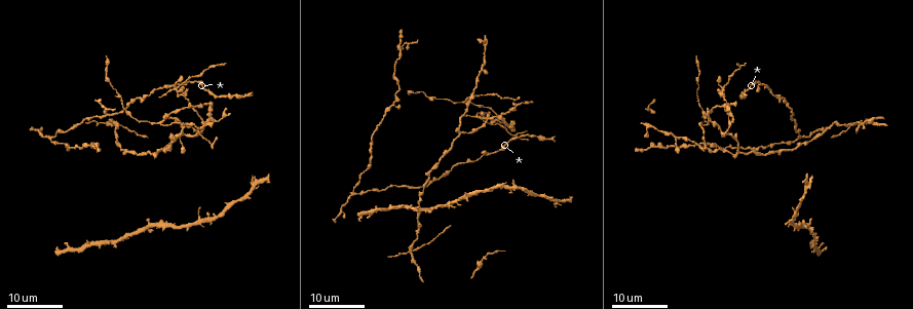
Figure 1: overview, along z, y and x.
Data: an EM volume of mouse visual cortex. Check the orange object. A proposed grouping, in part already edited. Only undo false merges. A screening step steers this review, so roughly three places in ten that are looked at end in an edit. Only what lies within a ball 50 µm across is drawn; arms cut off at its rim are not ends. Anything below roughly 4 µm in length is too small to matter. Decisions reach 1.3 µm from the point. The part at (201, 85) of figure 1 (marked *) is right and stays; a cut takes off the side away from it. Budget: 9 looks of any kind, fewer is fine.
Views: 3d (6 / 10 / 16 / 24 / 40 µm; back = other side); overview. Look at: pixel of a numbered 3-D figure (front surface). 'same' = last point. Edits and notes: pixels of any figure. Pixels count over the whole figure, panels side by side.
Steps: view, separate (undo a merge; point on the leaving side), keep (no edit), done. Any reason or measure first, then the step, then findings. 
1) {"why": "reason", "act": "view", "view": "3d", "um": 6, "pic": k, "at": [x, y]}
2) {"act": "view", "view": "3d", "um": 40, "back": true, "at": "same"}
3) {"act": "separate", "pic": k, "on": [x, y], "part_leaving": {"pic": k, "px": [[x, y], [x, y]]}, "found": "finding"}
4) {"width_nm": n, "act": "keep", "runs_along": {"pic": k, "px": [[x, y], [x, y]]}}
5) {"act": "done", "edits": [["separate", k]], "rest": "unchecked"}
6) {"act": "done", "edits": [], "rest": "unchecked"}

{"why": "four or more arms meet", "act": "view", "view": "3d", "um": 16, "pic": 1, "at": [410, 249]}

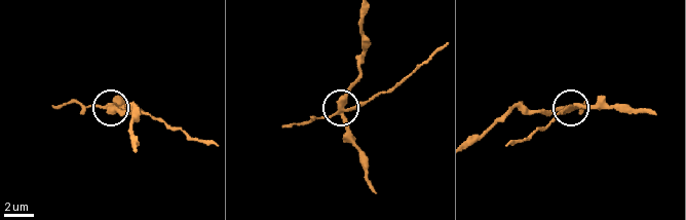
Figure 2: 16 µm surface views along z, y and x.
{"why": "closer look", "act": "view", "view": "3d", "um": 10, "pic": 2, "at": [345, 110]}

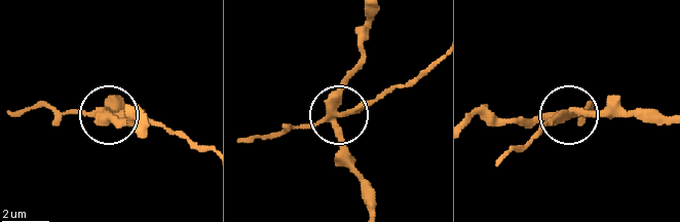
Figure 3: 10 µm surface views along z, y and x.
{"width_nm": 360, "act": "separate", "pic": 3, "on": [61, 116], "part_leaving": {"pic": 3, "px": [[327, 118], [361, 112], [437, 65]]}, "found": "a second cell is stuck on"}

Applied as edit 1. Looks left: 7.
{"why": "four-way junction", "act": "view", "view": "3d", "um": 16, "pic": 1, "at": [737, 152]}

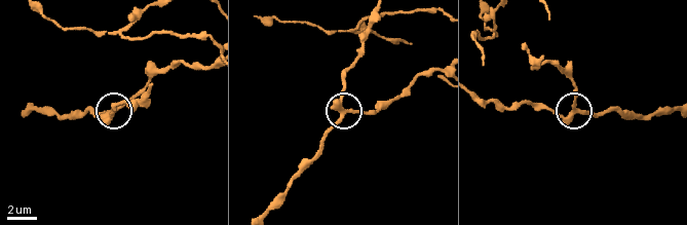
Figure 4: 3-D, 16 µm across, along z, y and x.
{"act": "view", "view": "3d", "um": 10, "pic": 4, "at": [573, 115]}

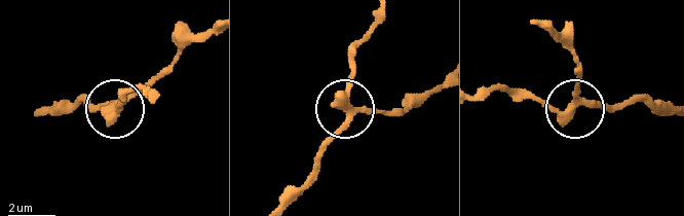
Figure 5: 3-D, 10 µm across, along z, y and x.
{"arms": 4, "act": "keep", "runs_along": {"pic": 5, "px": [[439, 83], [391, 113], [350, 111], [345, 101], [350, 44]]}, "found": "all the same cell"}

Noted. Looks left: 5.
{"why": "side arm on a straight run", "act": "view", "view": "3d", "um": 24, "pic": 1, "at": [49, 140]}

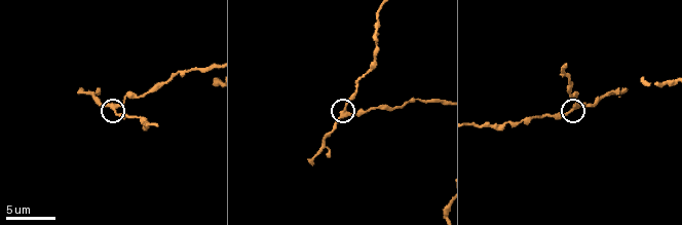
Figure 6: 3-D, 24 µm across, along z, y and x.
{"act": "view", "view": "3d", "um": 10, "pic": 6, "at": [573, 109]}

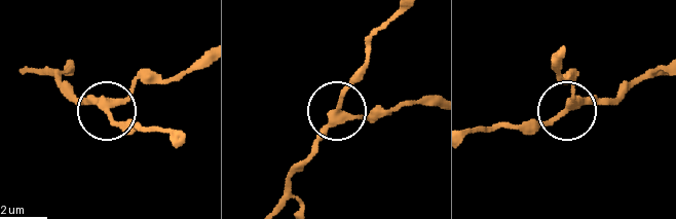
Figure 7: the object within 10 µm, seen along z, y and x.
{"side_arm_um": 7, "act": "keep", "runs_along": {"pic": 7, "px": [[557, 49], [557, 71], [572, 84], [574, 108], [620, 103]]}, "found": "one cell here"}

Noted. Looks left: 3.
{"why": "branch point", "act": "view", "view": "3d", "um": 16, "pic": 1, "at": [160, 123]}

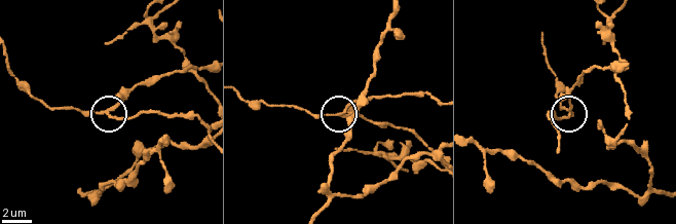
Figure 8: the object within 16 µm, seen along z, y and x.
{"act": "view", "view": "3d", "um": 10, "pic": 8, "at": [568, 116]}

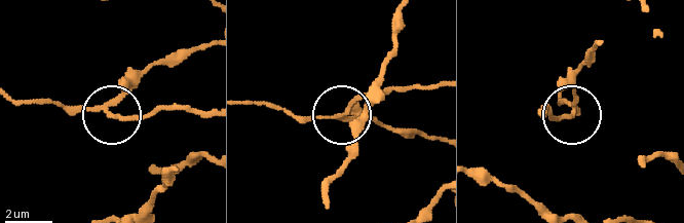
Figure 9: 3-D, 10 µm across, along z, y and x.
{"side_arm_um": 14, "arms": 3, "act": "separate", "pic": 9, "on": [122, 82], "found": "two cells meet here"}

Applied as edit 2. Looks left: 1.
{"act": "done", "edits": [["separate", 3], ["separate", 9]], "rest": "unchecked"}

